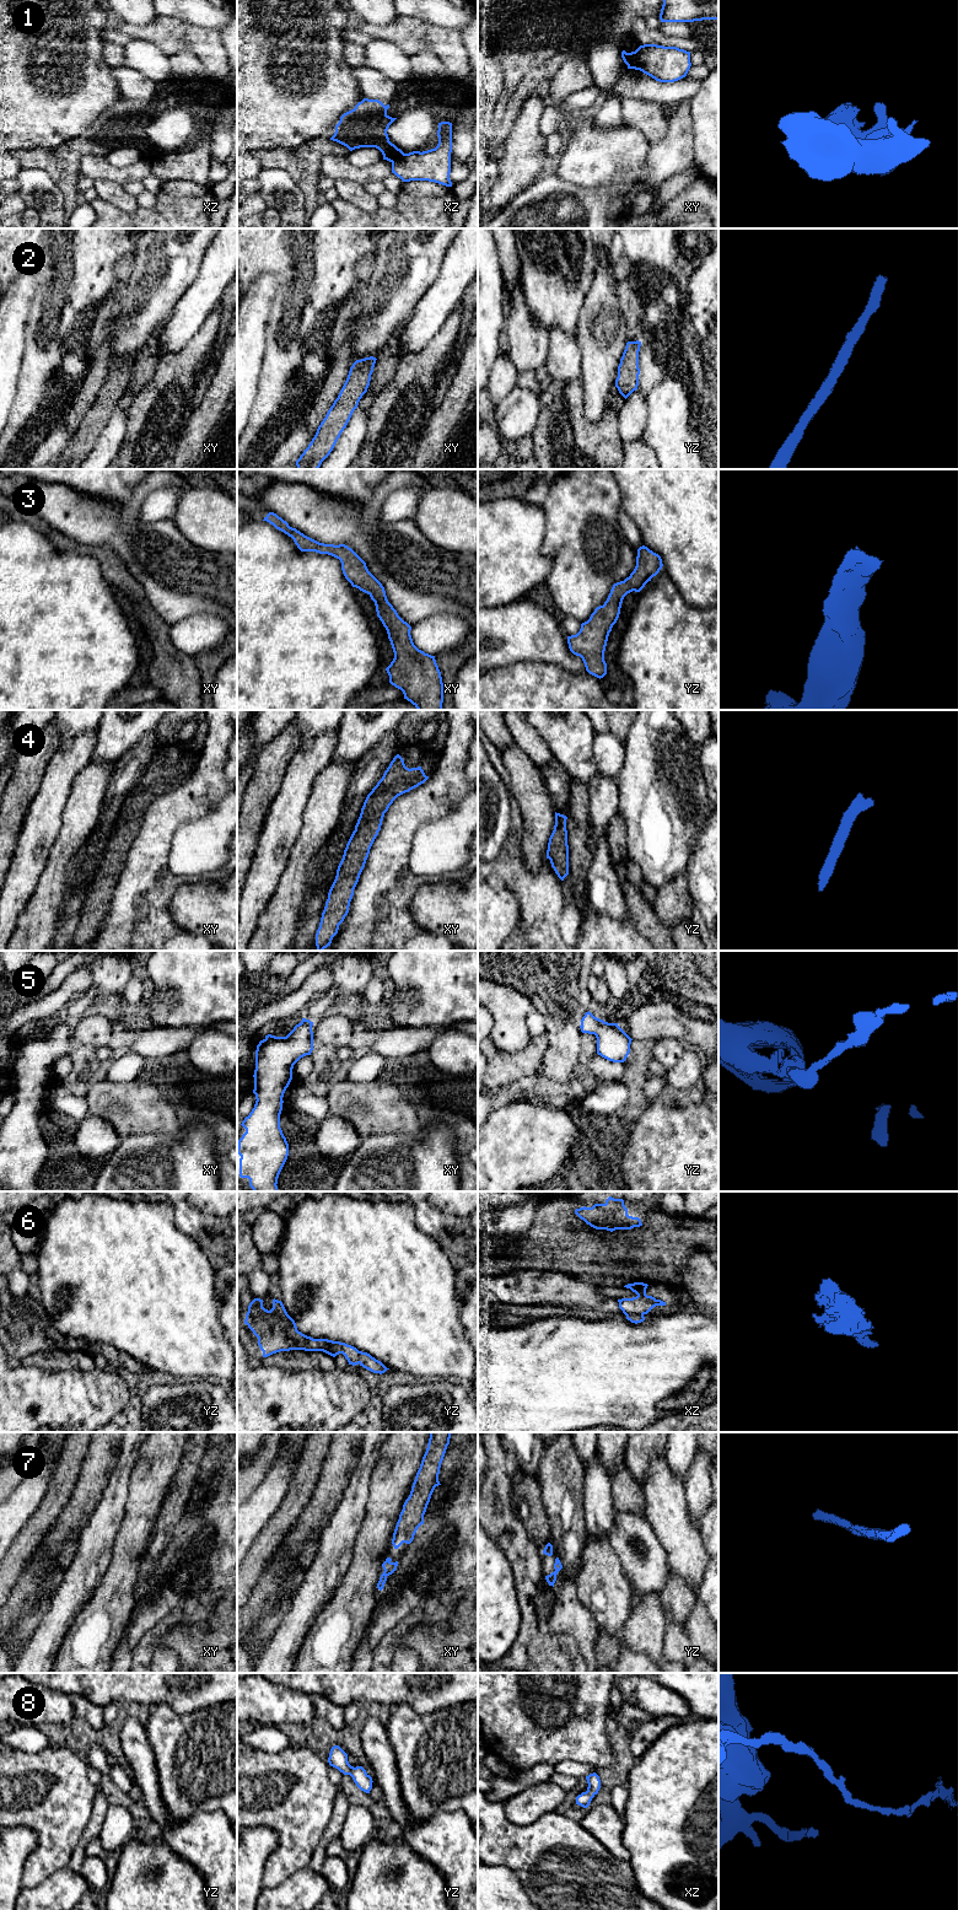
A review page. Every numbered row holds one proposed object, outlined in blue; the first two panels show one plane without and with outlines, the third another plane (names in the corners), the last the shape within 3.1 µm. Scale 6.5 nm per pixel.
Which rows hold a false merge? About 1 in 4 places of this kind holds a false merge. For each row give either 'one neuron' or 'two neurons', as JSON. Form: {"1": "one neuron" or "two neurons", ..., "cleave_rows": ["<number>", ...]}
{"1": "two neurons", "2": "one neuron", "3": "one neuron", "4": "one neuron", "5": "one neuron", "6": "one neuron", "7": "one neuron", "8": "one neuron", "cleave_rows": ["1"]}

